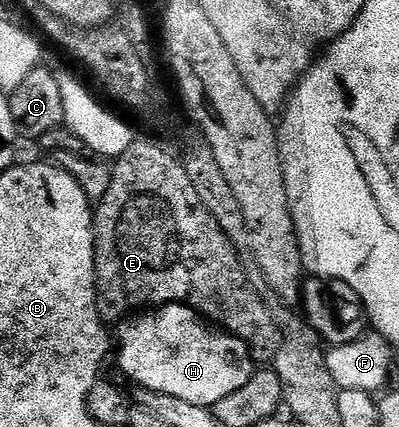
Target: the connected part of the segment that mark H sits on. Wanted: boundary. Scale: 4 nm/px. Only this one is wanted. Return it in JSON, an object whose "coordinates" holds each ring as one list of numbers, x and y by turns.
{"coordinates":[[173,304,151,312,140,312,129,317,120,328,120,370,126,377,133,378,137,387,178,396,182,400,190,400,190,404,211,408,222,400,222,396,238,392,238,388,242,388,254,373,254,359,248,345,233,334,213,328,189,306]]}

